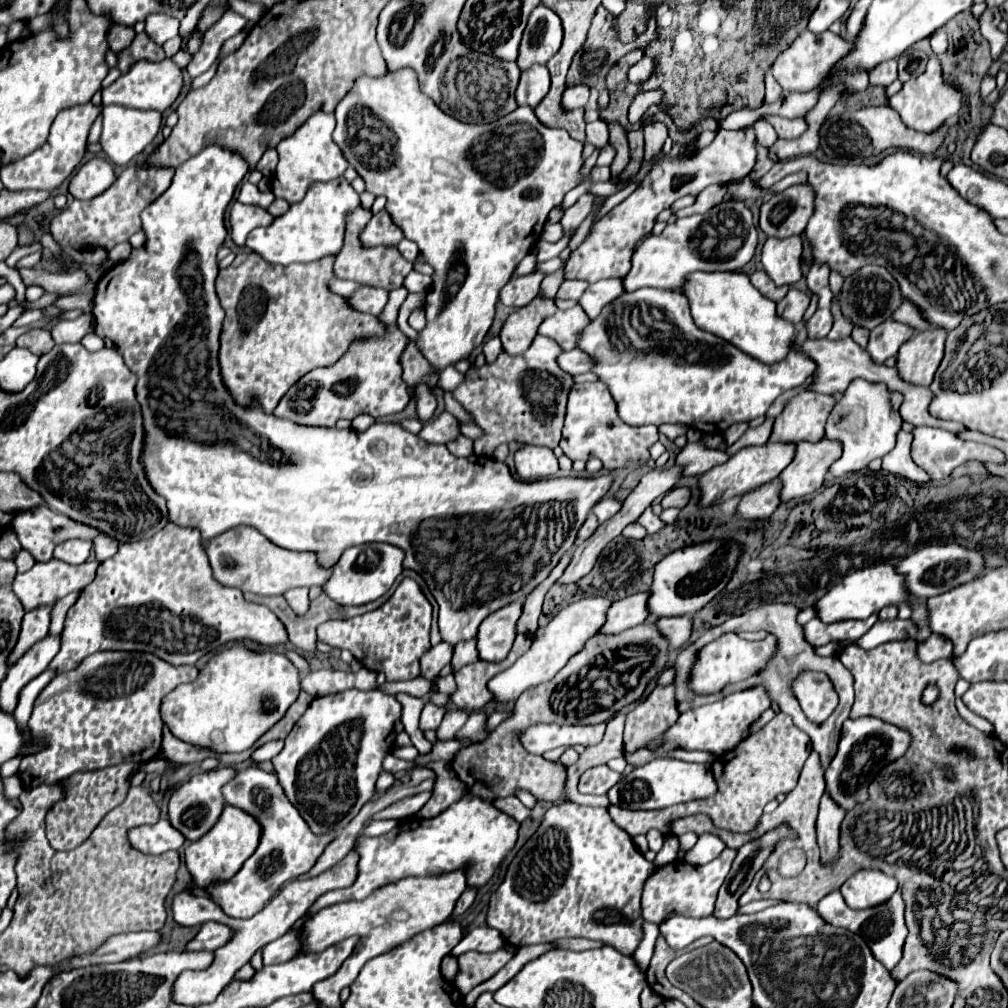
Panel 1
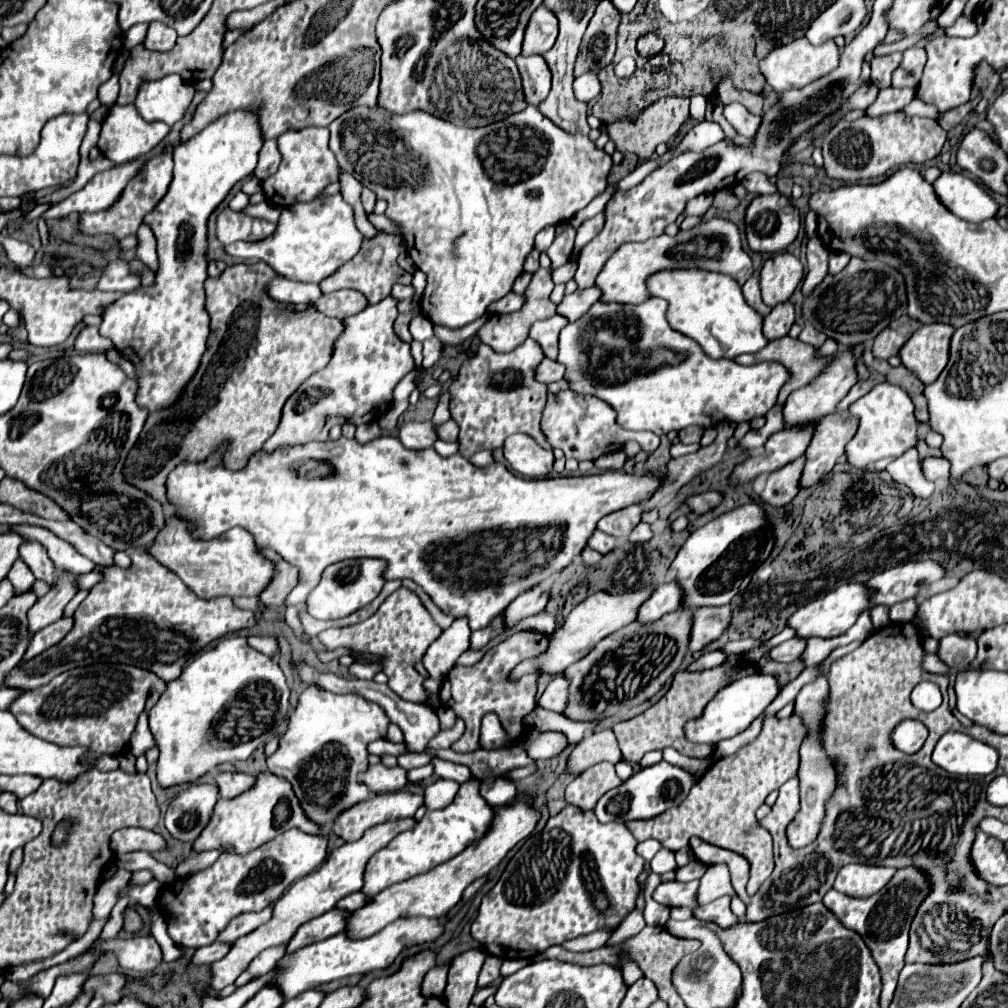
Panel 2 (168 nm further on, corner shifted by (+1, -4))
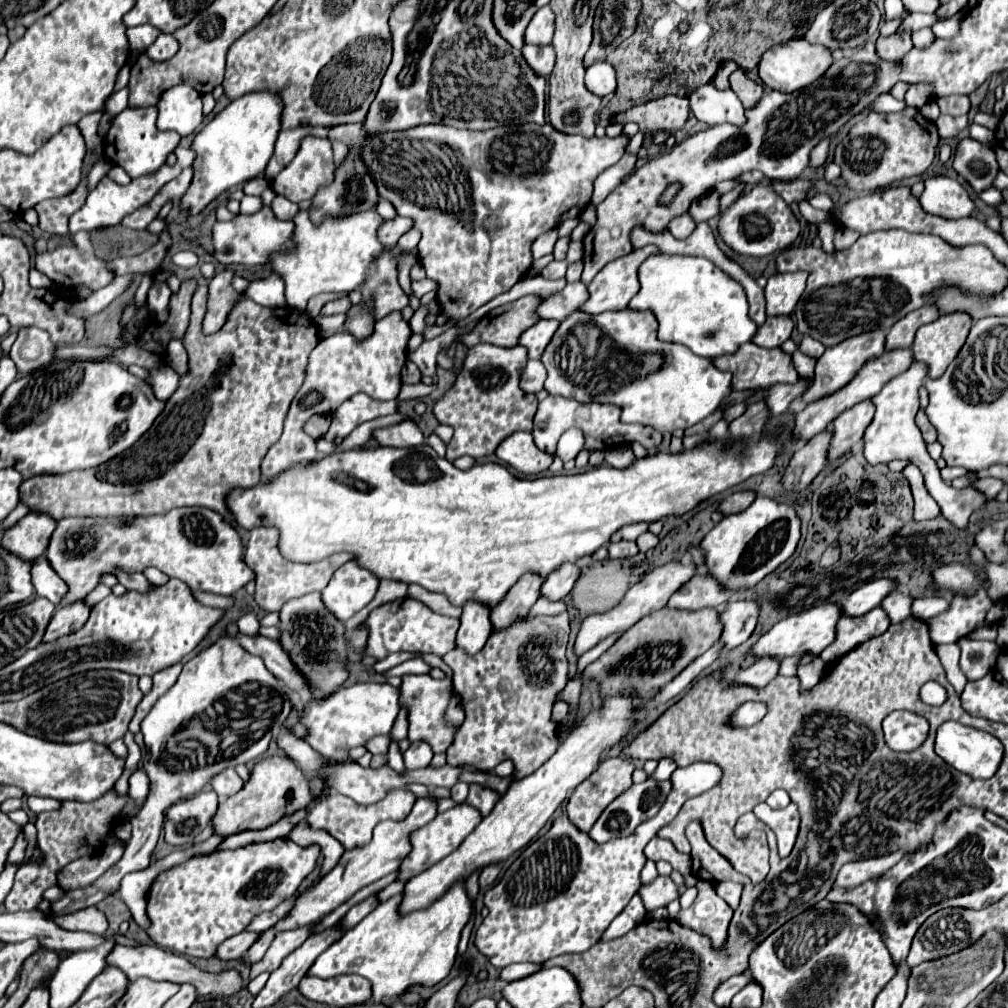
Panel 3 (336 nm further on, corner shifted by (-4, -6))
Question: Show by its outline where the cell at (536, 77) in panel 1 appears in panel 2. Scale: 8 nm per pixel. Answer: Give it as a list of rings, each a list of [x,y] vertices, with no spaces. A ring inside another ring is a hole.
[[[518,55],[516,57],[520,75],[522,75],[522,85],[524,85],[524,95],[530,105],[540,105],[550,91],[550,69],[544,61],[542,55]]]

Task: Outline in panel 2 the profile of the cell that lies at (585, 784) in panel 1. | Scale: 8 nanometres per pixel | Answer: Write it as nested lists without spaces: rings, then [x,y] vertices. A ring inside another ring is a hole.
[[[608,761],[596,763],[592,767],[588,767],[586,771],[582,771],[568,787],[566,787],[566,803],[582,809],[582,811],[590,811],[594,809],[594,805],[598,803],[598,799],[618,787],[622,781],[614,771],[614,765]]]

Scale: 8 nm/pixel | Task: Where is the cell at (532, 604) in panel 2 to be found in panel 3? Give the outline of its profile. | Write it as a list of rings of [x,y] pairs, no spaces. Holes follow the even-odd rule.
[[[571,563],[561,565],[559,569],[555,569],[541,585],[541,597],[545,597],[547,601],[561,601],[569,595],[569,591],[573,589],[575,581],[579,577],[579,569]]]

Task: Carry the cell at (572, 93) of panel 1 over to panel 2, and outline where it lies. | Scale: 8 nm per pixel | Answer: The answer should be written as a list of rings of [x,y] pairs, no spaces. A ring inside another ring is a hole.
[[[586,71],[574,79],[574,95],[578,101],[586,101],[586,103],[592,101],[594,97],[600,95],[600,89],[602,85],[594,71]]]

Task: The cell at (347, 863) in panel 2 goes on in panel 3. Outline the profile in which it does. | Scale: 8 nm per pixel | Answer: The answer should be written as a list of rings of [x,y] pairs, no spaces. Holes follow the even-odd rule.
[[[417,799],[413,811],[403,821],[383,821],[383,823],[379,823],[375,827],[375,831],[373,831],[371,843],[367,843],[365,847],[347,849],[341,855],[341,861],[325,877],[321,877],[317,883],[313,883],[311,887],[307,887],[299,897],[295,897],[293,911],[289,911],[289,917],[283,917],[277,925],[273,925],[273,929],[261,931],[261,937],[249,947],[249,951],[245,953],[245,957],[241,959],[241,963],[243,965],[253,965],[253,961],[259,961],[265,955],[265,949],[269,949],[269,941],[273,939],[273,933],[307,927],[307,925],[323,919],[331,911],[335,911],[339,905],[343,905],[349,897],[353,897],[365,885],[369,885],[369,883],[373,883],[373,881],[377,881],[377,879],[393,873],[401,865],[403,857],[411,849],[411,845],[409,845],[409,833],[415,831],[415,829],[419,829],[419,827],[423,827],[423,825],[427,825],[435,815],[437,815],[435,803],[425,801],[425,799]]]

